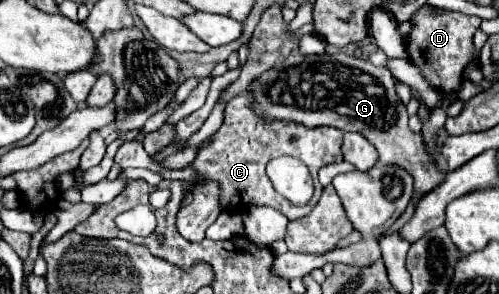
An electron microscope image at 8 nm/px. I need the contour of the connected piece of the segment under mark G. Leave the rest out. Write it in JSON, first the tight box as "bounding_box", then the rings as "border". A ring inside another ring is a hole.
{"bounding_box":[249,53,445,205],"border":[[[293,53],[259,75],[249,91],[255,99],[255,113],[267,121],[295,121],[305,127],[335,127],[361,133],[377,149],[379,163],[403,167],[413,175],[415,205],[423,195],[445,181],[445,171],[427,151],[421,133],[413,133],[407,127],[407,109],[395,93],[395,81],[387,67],[375,67],[365,59],[349,57],[345,53]]]}

